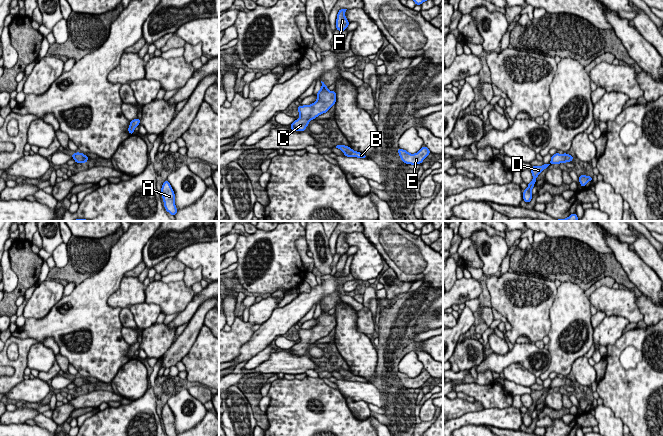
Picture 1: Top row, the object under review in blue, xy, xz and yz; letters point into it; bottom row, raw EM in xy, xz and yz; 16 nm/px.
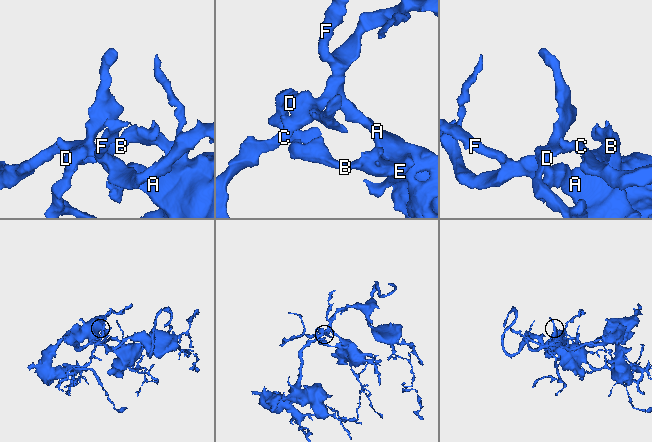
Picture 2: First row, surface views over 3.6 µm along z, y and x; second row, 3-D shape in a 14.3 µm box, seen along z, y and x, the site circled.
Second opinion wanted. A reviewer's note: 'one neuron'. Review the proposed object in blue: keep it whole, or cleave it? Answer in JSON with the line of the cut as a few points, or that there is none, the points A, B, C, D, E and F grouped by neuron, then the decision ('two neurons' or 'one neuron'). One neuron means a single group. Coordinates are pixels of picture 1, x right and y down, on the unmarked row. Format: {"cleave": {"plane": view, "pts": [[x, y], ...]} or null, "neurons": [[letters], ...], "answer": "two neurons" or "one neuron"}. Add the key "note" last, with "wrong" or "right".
{"cleave": null, "neurons": [["A", "B", "C", "D", "E", "F"]], "answer": "one neuron", "note": "right"}

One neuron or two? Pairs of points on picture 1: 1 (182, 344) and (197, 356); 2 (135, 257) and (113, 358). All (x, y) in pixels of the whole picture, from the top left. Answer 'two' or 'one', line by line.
1: two
2: one

